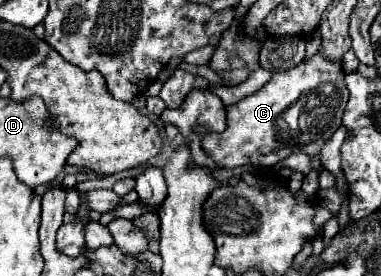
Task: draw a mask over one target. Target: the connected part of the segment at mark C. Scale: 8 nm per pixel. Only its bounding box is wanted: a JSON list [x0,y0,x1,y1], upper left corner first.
[202,53,348,169]

